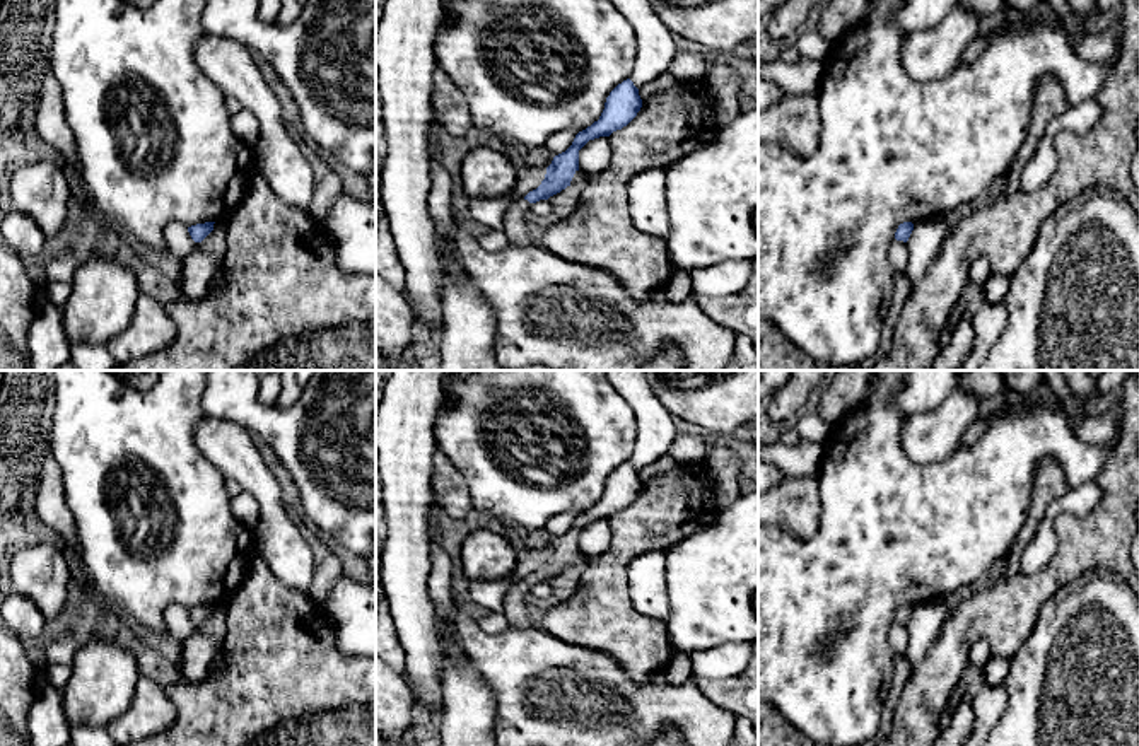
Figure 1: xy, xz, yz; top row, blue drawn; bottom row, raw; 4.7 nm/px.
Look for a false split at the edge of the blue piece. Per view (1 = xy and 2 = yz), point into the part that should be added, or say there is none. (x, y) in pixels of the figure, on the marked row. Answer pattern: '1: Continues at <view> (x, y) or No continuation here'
1: No continuation here
2: No continuation here

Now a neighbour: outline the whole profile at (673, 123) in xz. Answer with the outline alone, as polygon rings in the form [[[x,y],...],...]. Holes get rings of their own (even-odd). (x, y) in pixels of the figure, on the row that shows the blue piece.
[[[678,82],[673,89],[656,92],[642,101],[637,116],[622,130],[613,131],[610,166],[584,176],[577,208],[557,224],[536,230],[536,242],[564,259],[594,266],[616,277],[635,299],[645,300],[663,288],[675,273],[666,241],[635,229],[628,217],[627,186],[630,179],[652,167],[668,169],[680,159],[716,140],[721,126],[712,109],[710,96],[702,82]]]

